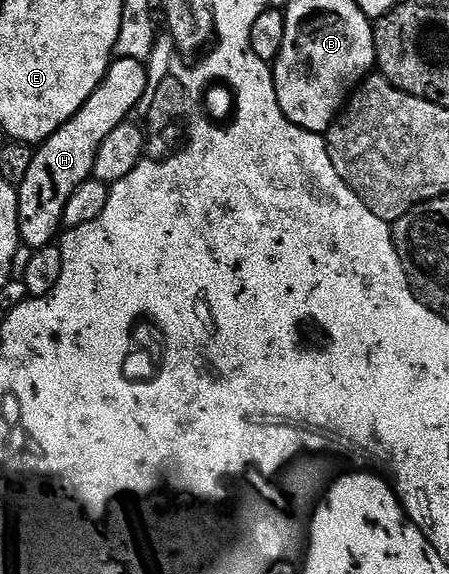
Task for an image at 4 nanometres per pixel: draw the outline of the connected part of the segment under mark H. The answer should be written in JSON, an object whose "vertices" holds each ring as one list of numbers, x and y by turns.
{"vertices":[[116,58,105,73,101,85,81,105,79,112,57,133,53,133,38,144,33,165,29,165,29,174,17,188,19,193,19,237,28,248,38,249,48,246,51,239,60,234,66,203,73,197,74,191,87,179,92,178,95,170,97,151,117,129,117,125,128,122,136,105,147,88,147,64,141,59]]}

